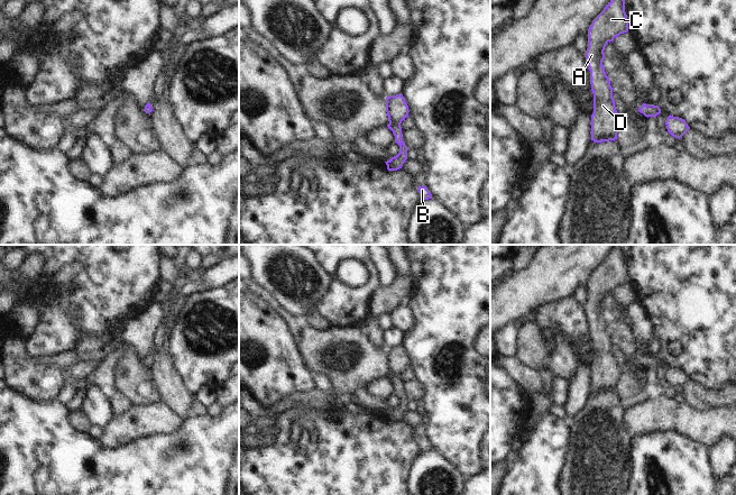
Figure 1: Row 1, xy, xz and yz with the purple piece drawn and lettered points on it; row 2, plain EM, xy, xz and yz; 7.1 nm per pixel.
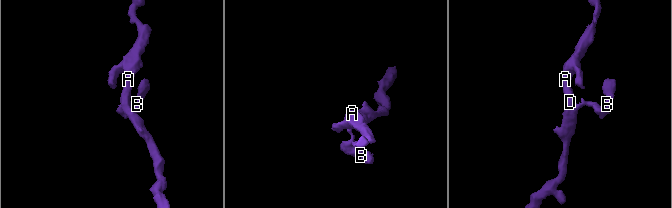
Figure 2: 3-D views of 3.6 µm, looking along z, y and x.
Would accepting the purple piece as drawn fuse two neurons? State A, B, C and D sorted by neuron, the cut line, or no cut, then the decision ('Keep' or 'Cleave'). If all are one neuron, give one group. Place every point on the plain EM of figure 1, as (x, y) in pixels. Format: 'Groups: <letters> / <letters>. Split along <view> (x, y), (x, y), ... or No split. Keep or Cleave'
Groups: A B C D. No split. Keep.

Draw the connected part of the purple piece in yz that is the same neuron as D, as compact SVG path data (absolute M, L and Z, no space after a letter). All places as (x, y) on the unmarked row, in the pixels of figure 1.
M616 245L604 262L592 272L588 281L586 312L590 322L590 336L594 345L594 365L591 366L591 392L596 394L617 391L619 378L625 373L615 359L613 339L606 327L602 312L605 299L615 288L628 283L625 251Z

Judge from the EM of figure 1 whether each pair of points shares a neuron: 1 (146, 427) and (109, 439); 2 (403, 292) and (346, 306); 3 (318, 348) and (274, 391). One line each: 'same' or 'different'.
1: same
2: different
3: different

